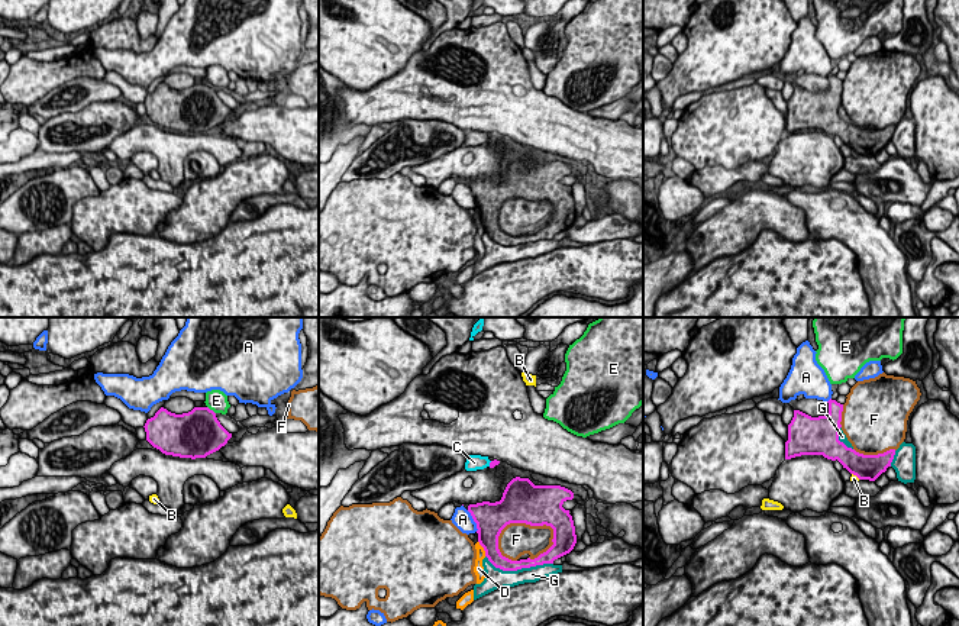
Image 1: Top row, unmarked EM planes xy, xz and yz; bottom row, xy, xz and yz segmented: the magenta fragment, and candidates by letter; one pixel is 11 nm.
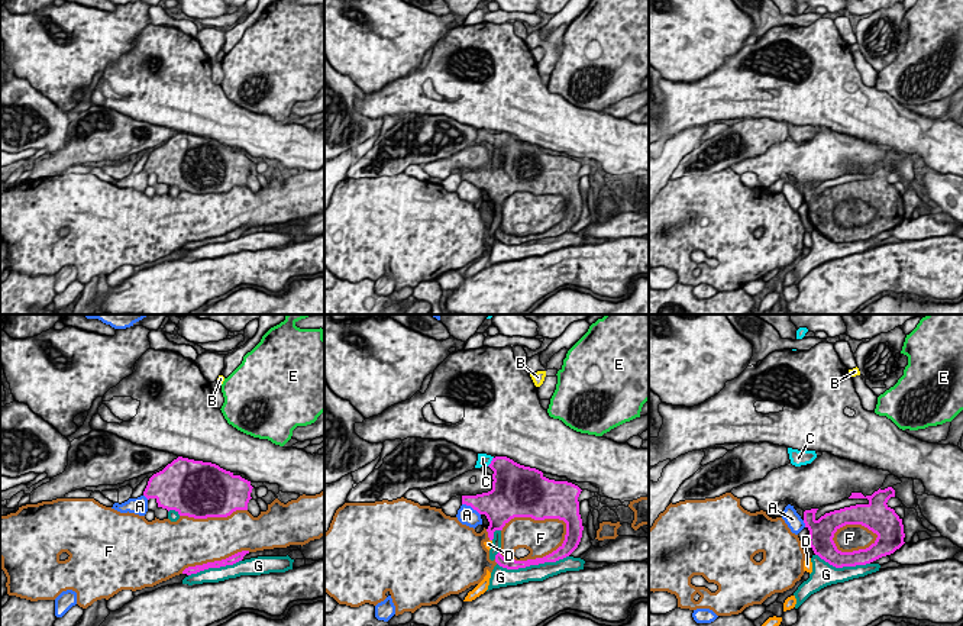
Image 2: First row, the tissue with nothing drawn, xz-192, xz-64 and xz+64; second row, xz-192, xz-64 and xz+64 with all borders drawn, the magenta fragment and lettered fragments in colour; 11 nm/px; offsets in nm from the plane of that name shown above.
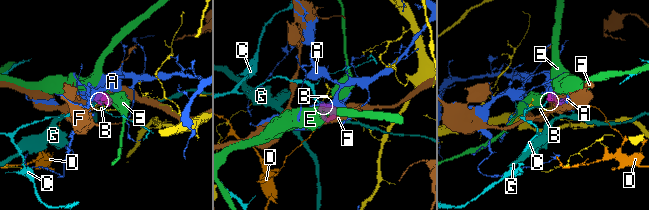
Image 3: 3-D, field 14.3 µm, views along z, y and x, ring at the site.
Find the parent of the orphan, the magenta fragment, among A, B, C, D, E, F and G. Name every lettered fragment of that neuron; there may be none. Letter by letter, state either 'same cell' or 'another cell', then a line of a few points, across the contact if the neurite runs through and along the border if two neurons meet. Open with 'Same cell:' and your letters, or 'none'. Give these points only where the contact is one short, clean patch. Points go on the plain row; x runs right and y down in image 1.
Same cell: C
A: another cell
B: another cell | yz (852, 148), (859, 154)
C: same cell | xz (494, 138), (490, 139), (474, 138)
D: another cell | xz (478, 216), (486, 231)
E: another cell | xy (207, 81), (215, 89)
F: another cell
G: another cell

